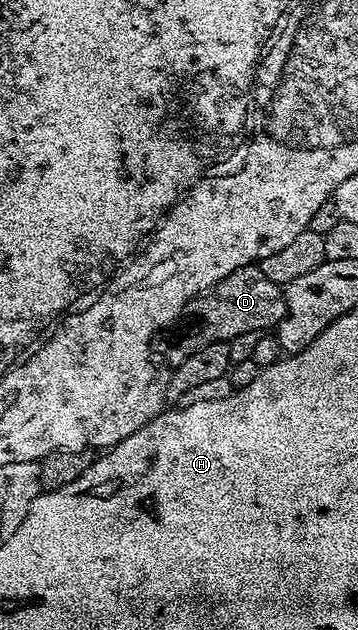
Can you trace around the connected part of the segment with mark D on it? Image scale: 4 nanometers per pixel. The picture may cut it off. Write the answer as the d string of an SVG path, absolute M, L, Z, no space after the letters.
M258 266L239 268L234 270L234 274L226 274L226 278L205 290L201 296L195 296L184 307L176 323L163 333L163 359L175 366L186 362L186 358L202 350L202 346L210 346L219 340L227 342L247 332L267 333L282 322L285 314L284 288L270 282Z

